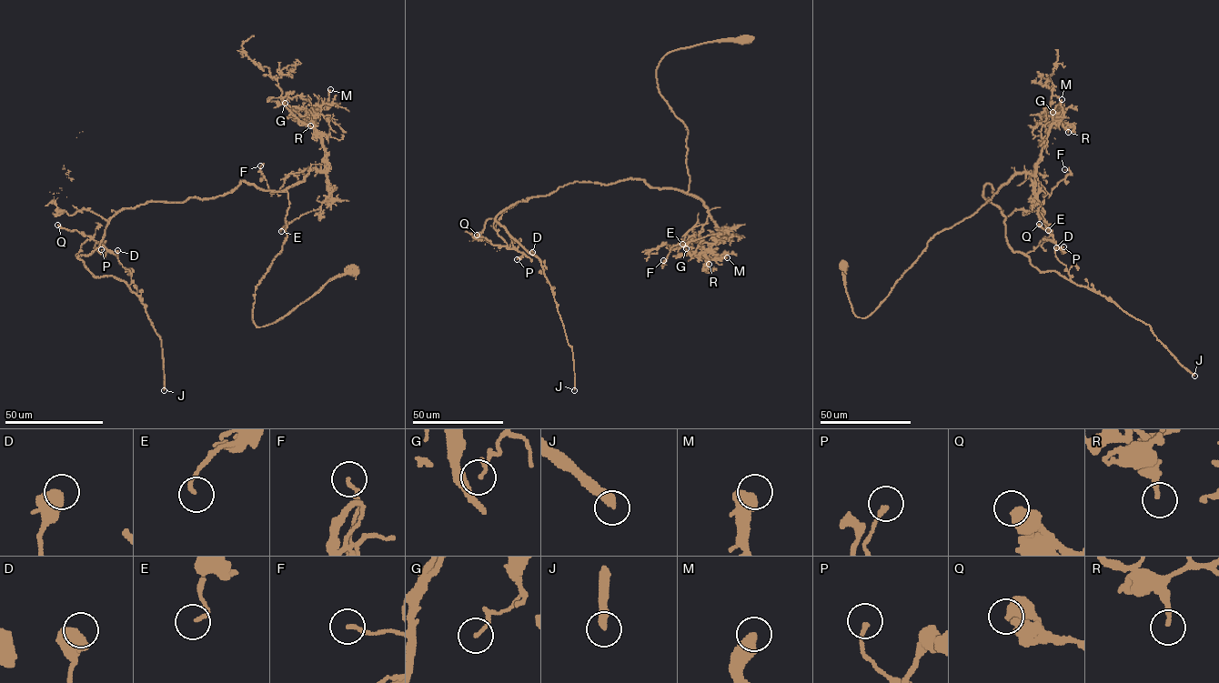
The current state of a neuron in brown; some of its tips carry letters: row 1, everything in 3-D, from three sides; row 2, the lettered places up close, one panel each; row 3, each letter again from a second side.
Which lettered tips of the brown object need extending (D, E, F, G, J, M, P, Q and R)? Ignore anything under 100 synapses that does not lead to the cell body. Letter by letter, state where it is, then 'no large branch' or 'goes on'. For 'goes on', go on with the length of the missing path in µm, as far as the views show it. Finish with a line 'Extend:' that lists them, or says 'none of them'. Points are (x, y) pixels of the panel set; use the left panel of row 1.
D: (117, 250) | no large branch
E: (281, 231) | no large branch
F: (260, 165) | no large branch
G: (285, 103) | no large branch
J: (164, 390) | goes on | 550 µm
M: (330, 89) | no large branch
P: (101, 249) | no large branch
Q: (57, 225) | no large branch
R: (310, 125) | no large branch
Extend: J

